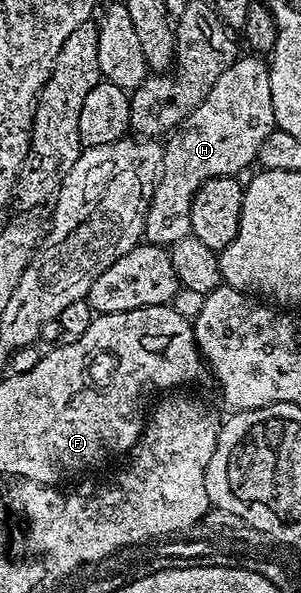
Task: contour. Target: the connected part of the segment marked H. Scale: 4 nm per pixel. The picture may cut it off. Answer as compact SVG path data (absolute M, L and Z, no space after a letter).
M255 54L240 55L239 59L233 62L233 66L229 66L229 70L225 70L225 74L221 74L221 78L213 82L213 90L209 90L205 102L201 102L201 106L197 106L197 110L193 110L193 114L189 114L178 129L170 133L163 149L163 167L157 177L155 193L147 205L147 217L143 227L146 243L172 246L192 235L191 204L199 188L216 176L235 176L242 168L249 167L251 163L254 165L265 138L269 138L269 134L275 129L268 61Z

